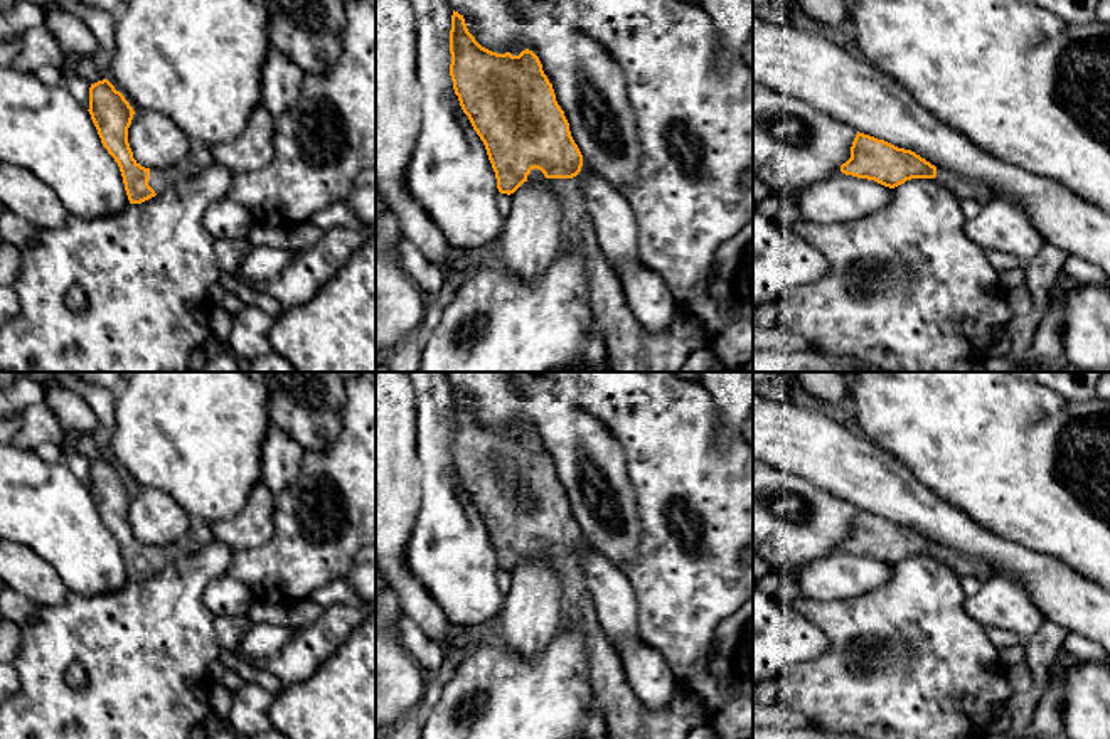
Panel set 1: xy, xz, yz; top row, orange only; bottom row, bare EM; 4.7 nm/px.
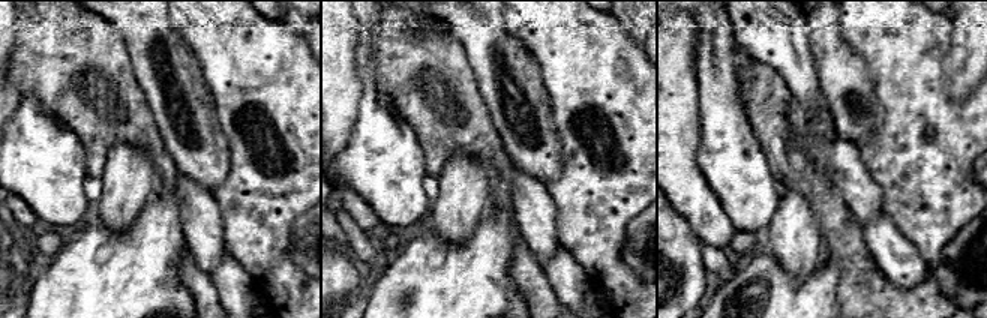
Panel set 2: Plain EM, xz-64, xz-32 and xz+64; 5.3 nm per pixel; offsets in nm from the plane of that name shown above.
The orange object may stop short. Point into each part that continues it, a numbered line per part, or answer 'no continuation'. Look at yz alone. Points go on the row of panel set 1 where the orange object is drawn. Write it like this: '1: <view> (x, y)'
1: yz (962, 187)

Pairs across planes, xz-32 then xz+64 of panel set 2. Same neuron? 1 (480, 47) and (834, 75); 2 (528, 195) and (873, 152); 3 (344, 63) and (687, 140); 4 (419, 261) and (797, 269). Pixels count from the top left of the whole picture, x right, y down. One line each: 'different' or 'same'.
1: same
2: different
3: same
4: different

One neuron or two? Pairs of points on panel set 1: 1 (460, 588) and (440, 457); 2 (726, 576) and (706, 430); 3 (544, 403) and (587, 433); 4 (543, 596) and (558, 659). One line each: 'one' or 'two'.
1: one
2: one
3: one
4: two

